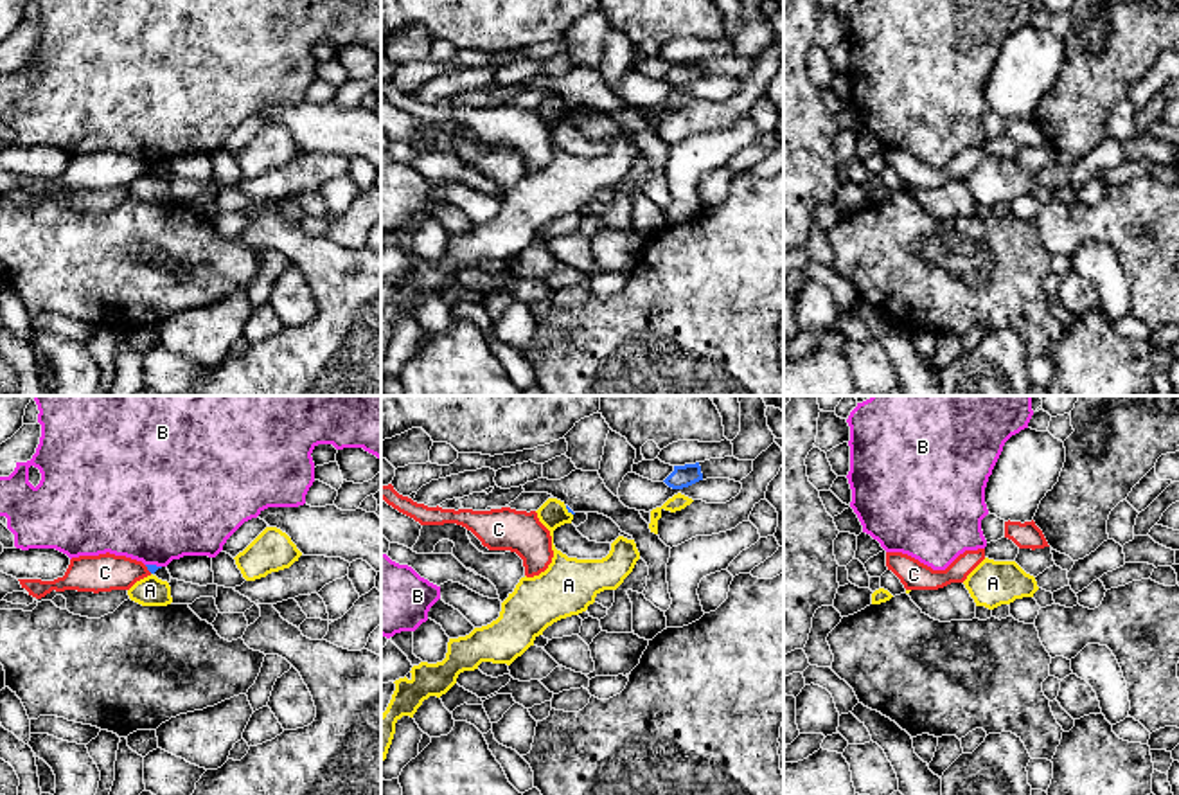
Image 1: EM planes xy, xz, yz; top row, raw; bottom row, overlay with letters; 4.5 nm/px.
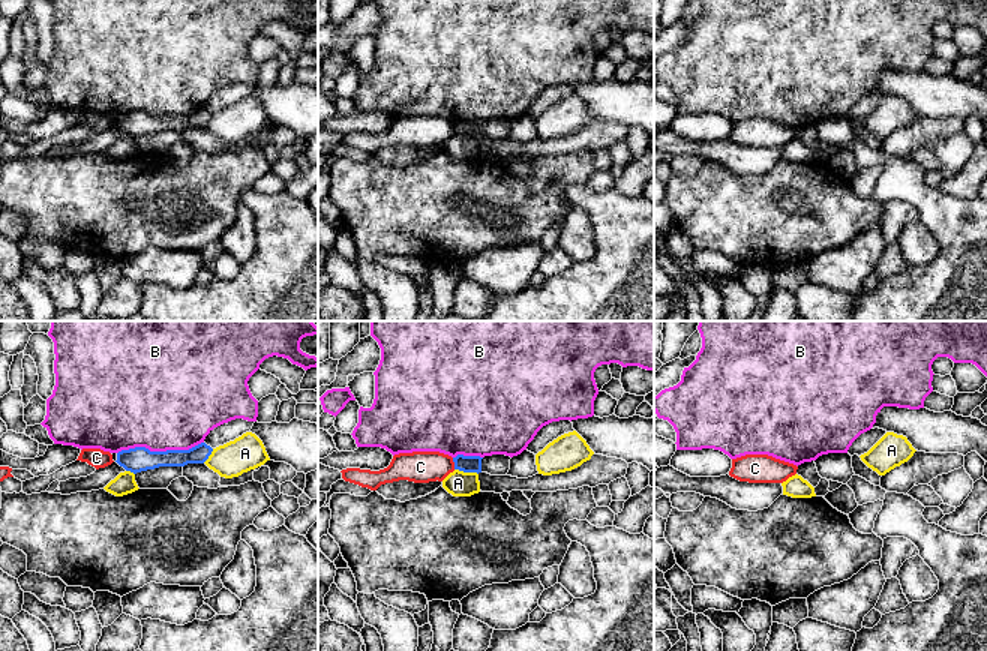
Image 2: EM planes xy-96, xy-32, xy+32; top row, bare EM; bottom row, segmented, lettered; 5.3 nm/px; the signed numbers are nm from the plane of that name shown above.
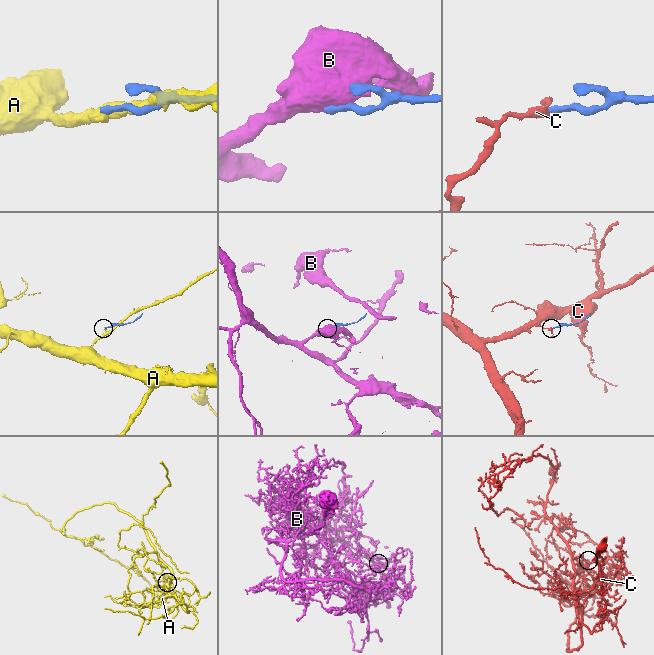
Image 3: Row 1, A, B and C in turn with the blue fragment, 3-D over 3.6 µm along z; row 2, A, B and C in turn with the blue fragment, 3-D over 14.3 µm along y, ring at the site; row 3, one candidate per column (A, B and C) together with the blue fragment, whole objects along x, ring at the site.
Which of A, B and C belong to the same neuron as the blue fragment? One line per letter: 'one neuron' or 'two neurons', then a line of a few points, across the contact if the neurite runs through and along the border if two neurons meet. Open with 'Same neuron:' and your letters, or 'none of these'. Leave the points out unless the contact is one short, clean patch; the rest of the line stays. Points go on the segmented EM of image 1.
Same neuron: none of these
A: two neurons
B: two neurons
C: two neurons; line xy (144, 565), (151, 572)

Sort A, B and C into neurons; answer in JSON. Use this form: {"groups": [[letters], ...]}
{"groups": [["A"], ["B"], ["C"]]}

